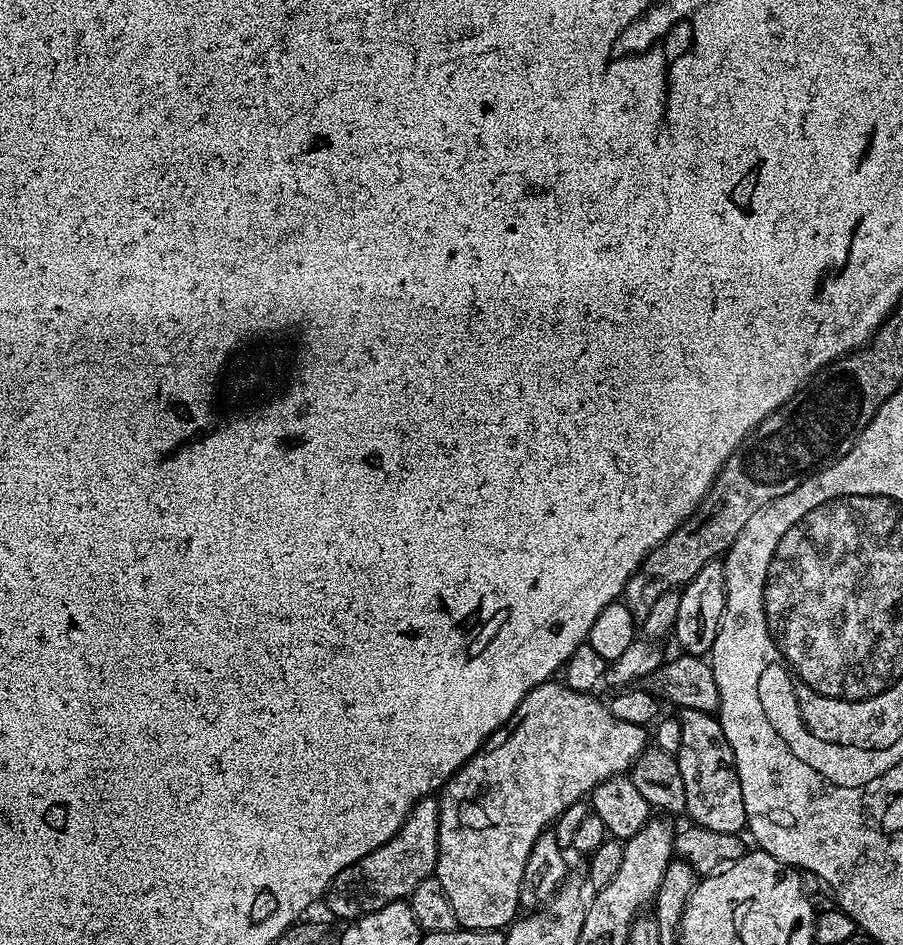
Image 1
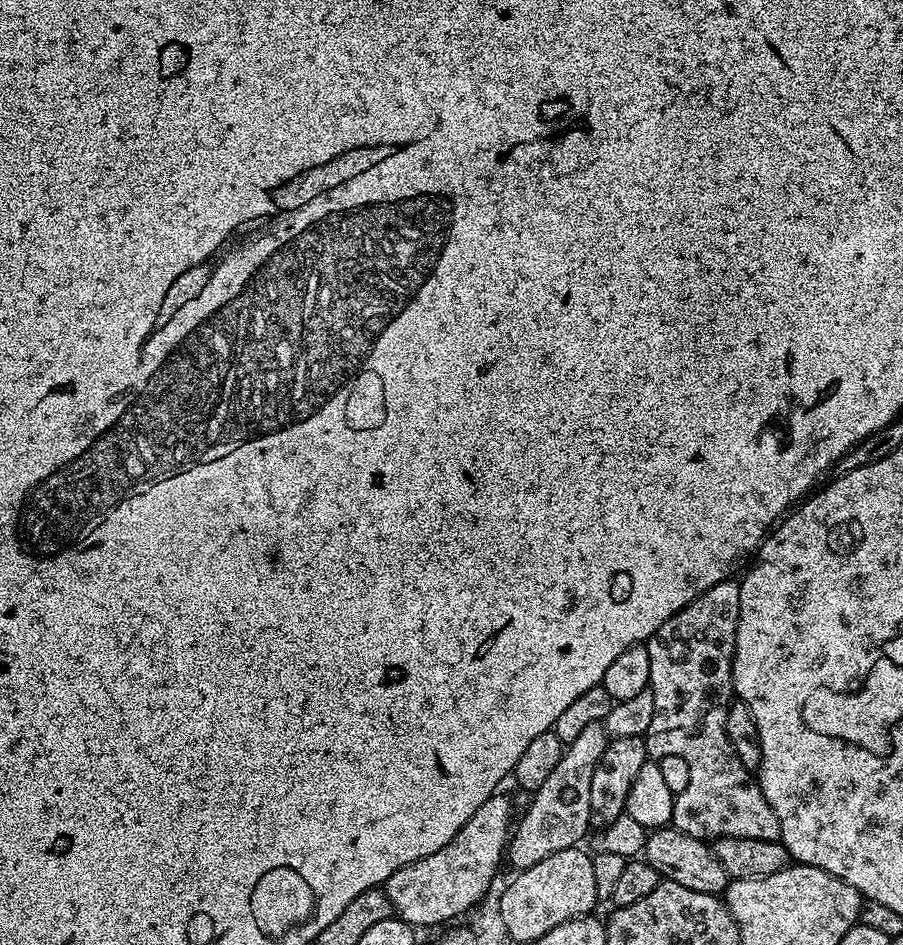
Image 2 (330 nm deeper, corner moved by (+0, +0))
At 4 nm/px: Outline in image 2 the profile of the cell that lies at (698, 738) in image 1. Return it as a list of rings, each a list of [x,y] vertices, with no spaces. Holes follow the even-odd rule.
[[[729,578],[710,586],[694,602],[690,602],[678,614],[671,616],[649,640],[646,647],[650,654],[649,689],[654,694],[654,719],[650,730],[644,733],[644,744],[649,757],[659,762],[664,756],[678,754],[686,758],[690,766],[690,783],[686,790],[675,793],[672,802],[671,827],[682,834],[693,836],[705,842],[715,842],[722,838],[758,838],[759,840],[779,840],[780,823],[778,814],[766,802],[759,779],[742,766],[730,738],[726,738],[724,723],[728,706],[734,699],[732,687],[732,655],[736,649],[736,623],[740,613],[740,586]]]

